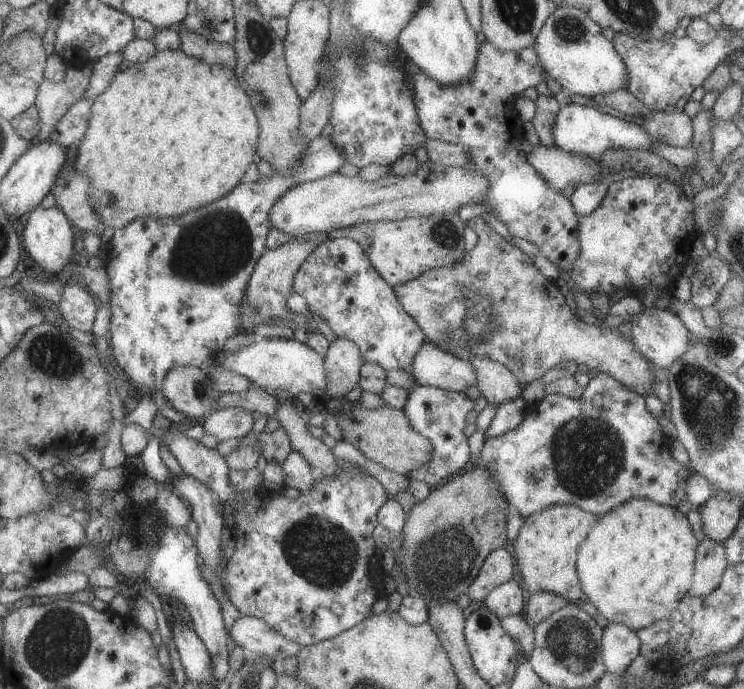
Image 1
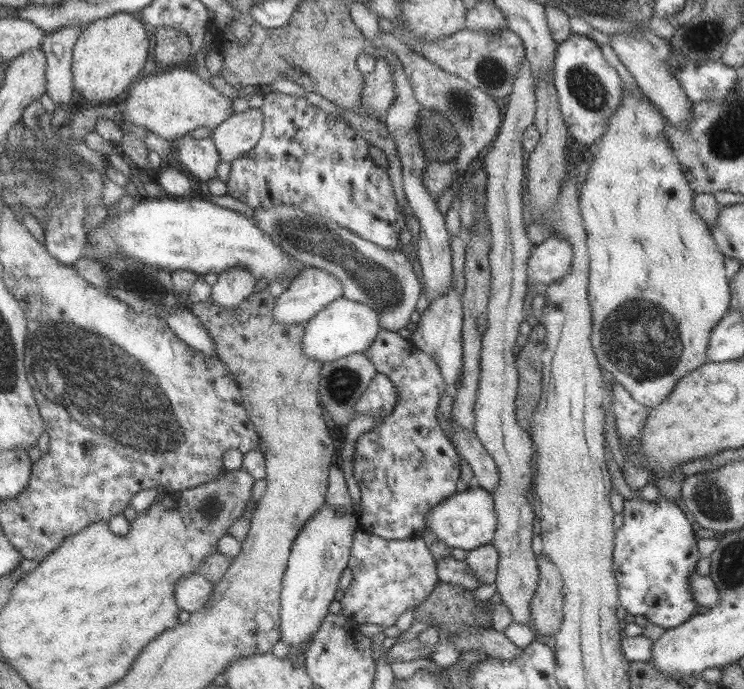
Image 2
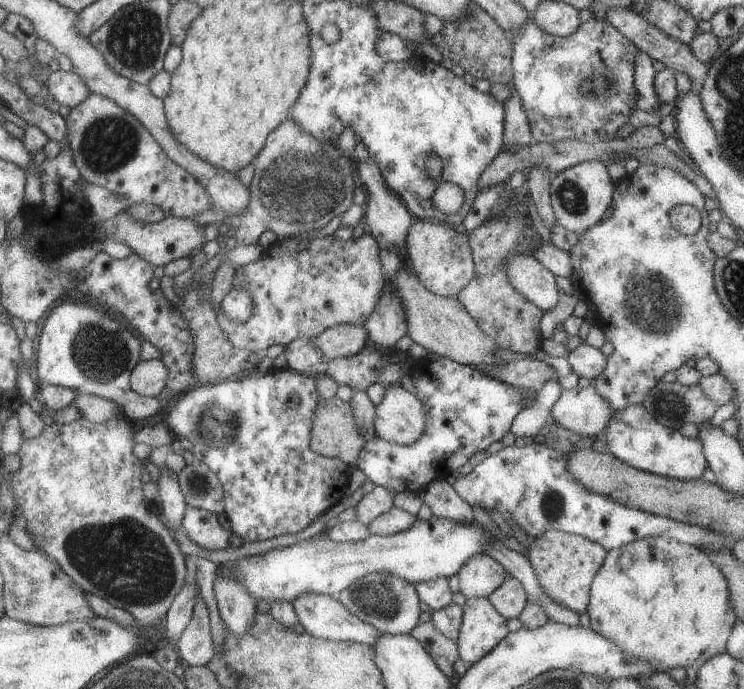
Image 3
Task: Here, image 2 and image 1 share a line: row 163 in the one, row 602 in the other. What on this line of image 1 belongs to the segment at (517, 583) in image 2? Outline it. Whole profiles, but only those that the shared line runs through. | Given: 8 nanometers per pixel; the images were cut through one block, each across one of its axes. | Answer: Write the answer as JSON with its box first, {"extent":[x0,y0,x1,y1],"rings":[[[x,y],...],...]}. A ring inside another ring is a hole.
{"extent":[484,579,526,618],"rings":[[[513,579],[496,586],[485,596],[484,605],[497,618],[522,614],[526,593]]]}

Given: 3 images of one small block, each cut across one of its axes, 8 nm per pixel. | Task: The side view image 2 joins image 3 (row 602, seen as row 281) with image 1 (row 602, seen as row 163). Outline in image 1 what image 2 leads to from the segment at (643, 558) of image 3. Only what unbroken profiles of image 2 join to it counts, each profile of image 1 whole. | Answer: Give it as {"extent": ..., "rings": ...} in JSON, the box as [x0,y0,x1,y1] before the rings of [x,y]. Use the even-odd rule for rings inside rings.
{"extent":[576,498,698,630],"rings":[[[631,498],[599,516],[597,524],[577,547],[576,571],[584,596],[609,623],[621,623],[631,630],[645,628],[669,618],[691,586],[698,543],[685,515],[675,508],[659,506],[647,498]]]}

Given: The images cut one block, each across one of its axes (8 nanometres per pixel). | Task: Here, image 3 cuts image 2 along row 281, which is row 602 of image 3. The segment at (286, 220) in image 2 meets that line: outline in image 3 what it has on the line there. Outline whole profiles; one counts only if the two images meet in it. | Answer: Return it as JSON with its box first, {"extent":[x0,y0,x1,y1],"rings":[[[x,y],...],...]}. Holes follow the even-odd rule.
{"extent":[334,572,421,634],"rings":[[[373,572],[361,576],[359,580],[351,582],[347,588],[338,592],[334,597],[361,622],[367,623],[375,630],[385,634],[408,633],[418,623],[417,617],[421,613],[414,585],[397,576],[383,574],[383,572]]]}

